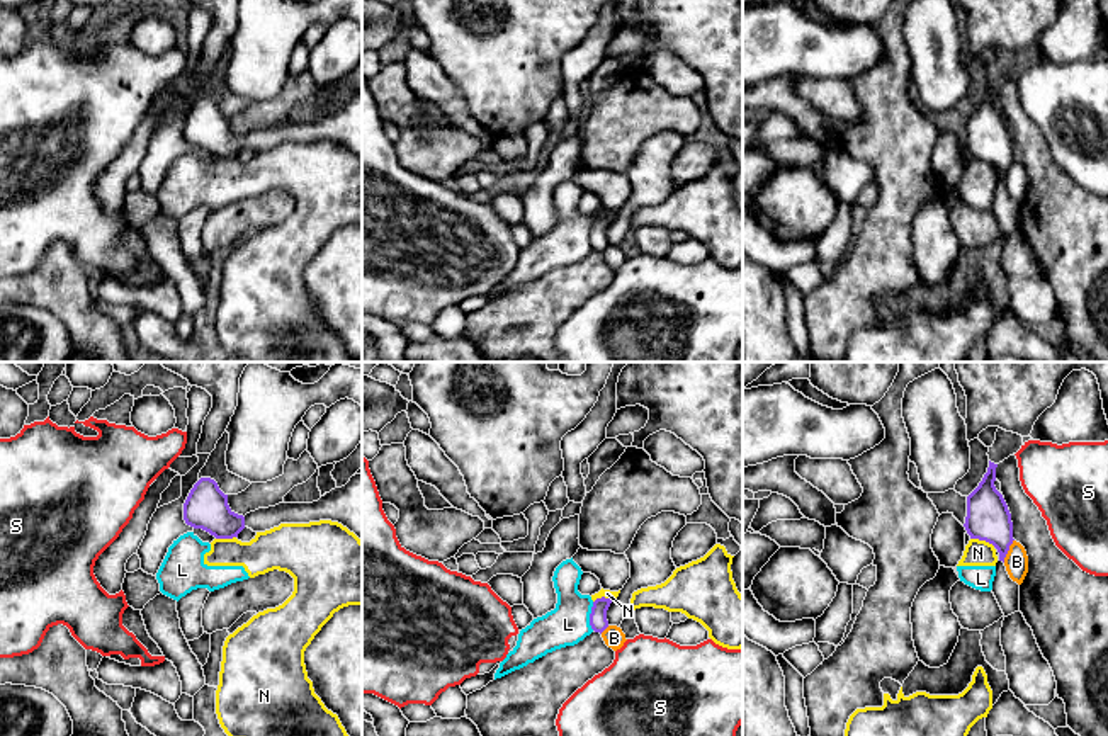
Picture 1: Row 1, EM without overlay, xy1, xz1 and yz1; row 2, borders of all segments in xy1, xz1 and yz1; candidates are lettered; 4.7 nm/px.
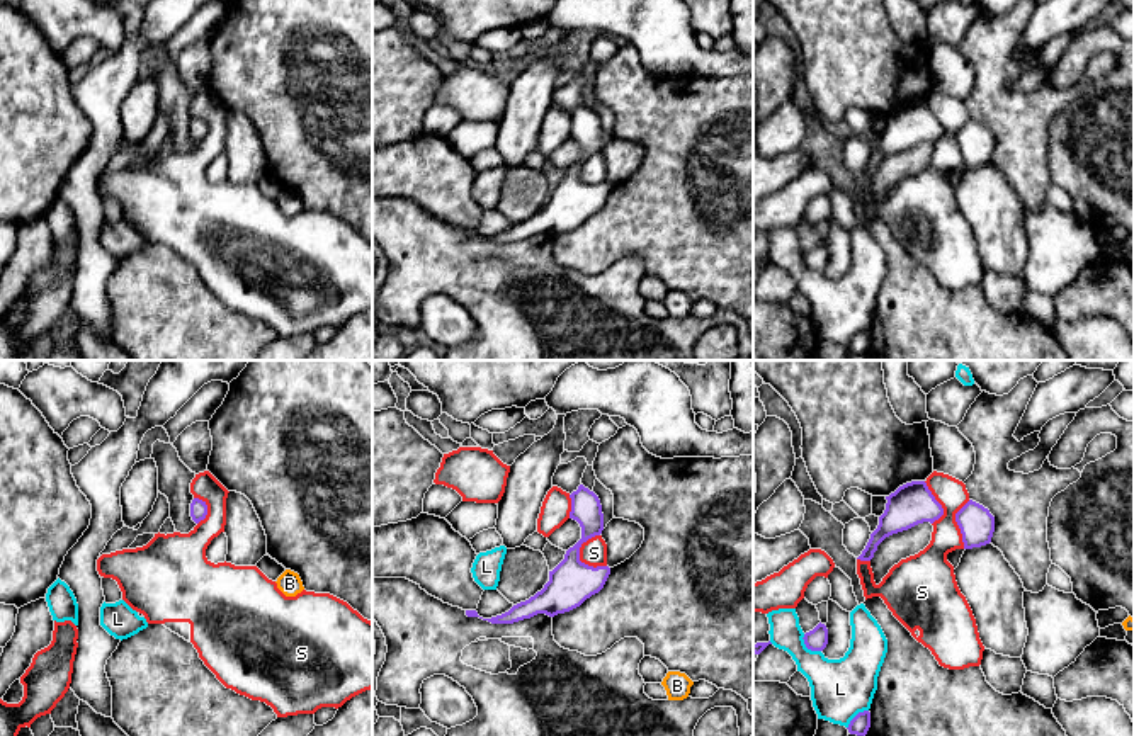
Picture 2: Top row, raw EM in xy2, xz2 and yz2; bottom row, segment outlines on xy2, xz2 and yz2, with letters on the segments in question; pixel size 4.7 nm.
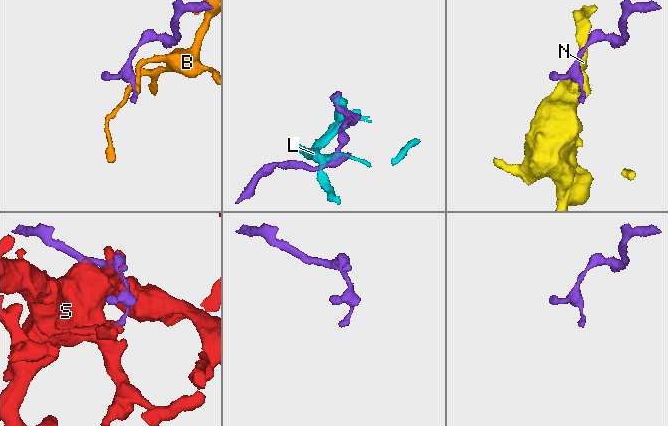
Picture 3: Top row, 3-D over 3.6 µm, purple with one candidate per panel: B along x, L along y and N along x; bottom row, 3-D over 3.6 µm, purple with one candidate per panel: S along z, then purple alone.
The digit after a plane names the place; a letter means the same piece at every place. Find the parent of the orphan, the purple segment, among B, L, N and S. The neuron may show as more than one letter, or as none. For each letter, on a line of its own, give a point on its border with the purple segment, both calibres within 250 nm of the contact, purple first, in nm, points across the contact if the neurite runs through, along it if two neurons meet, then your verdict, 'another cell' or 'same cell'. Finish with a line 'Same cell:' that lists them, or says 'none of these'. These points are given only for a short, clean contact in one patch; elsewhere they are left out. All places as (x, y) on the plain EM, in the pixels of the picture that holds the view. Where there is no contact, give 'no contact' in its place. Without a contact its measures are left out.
B: contact yz1 (1008, 169); calibres 220 and 110 nm; border yz1 (1013, 158), (1003, 181); another cell
L: contact xz1 (590, 235); calibres 90 and 200 nm; another cell
N: contact yz1 (983, 158); calibres 220 and 130 nm; border yz1 (971, 157), (994, 165); another cell
S: contact xz2 (578, 170); calibres 220 and 130 nm; another cell
Same cell: none of these

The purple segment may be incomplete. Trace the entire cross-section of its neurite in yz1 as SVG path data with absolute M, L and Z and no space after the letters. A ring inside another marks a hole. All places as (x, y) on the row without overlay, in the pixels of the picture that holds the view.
M989 80L987 92L979 105L967 116L965 150L970 158L979 158L992 163L999 172L999 180L1013 163L1013 141L1003 114L996 109L996 87Z

